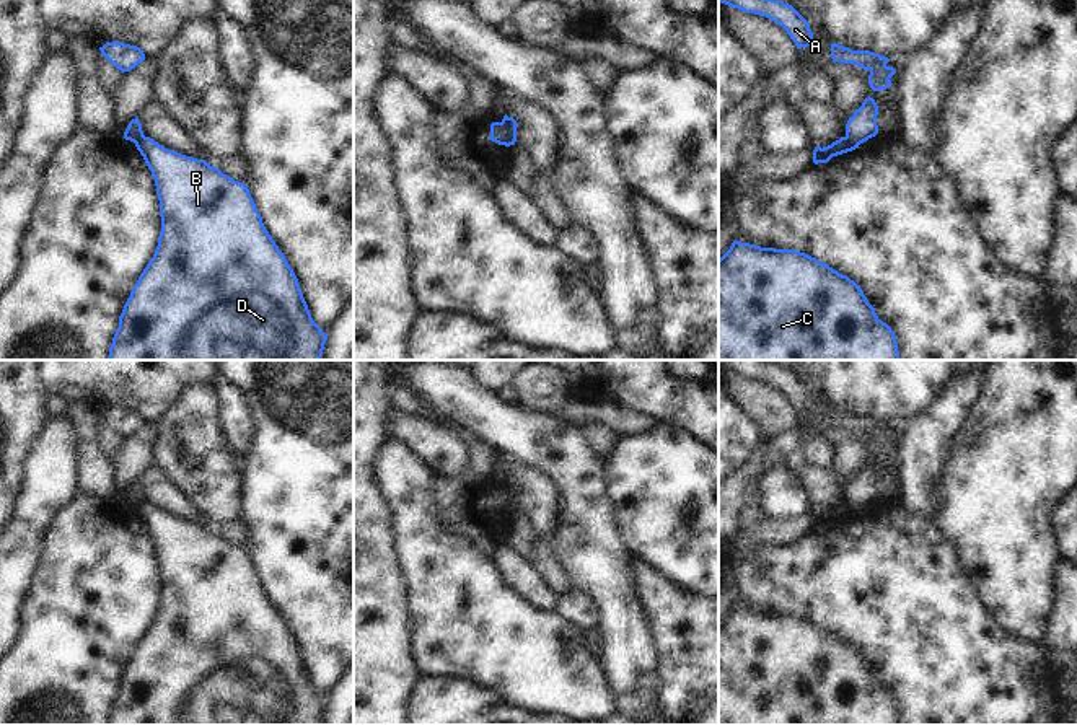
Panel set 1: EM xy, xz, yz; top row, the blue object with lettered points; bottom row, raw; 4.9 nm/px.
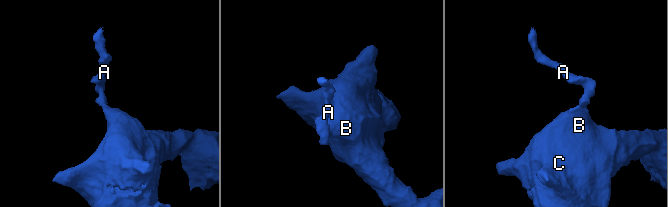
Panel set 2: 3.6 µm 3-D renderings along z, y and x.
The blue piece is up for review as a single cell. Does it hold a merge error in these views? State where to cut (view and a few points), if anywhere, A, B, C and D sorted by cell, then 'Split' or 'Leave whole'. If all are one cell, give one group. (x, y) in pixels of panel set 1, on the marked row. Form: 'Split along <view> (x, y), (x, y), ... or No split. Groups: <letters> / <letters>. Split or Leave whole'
Split along xz (501, 123), (507, 129), (512, 144). Groups: A / B C D. Split

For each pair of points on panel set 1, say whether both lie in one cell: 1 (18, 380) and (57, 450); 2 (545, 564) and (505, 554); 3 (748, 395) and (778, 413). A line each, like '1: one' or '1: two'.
1: two
2: two
3: one

